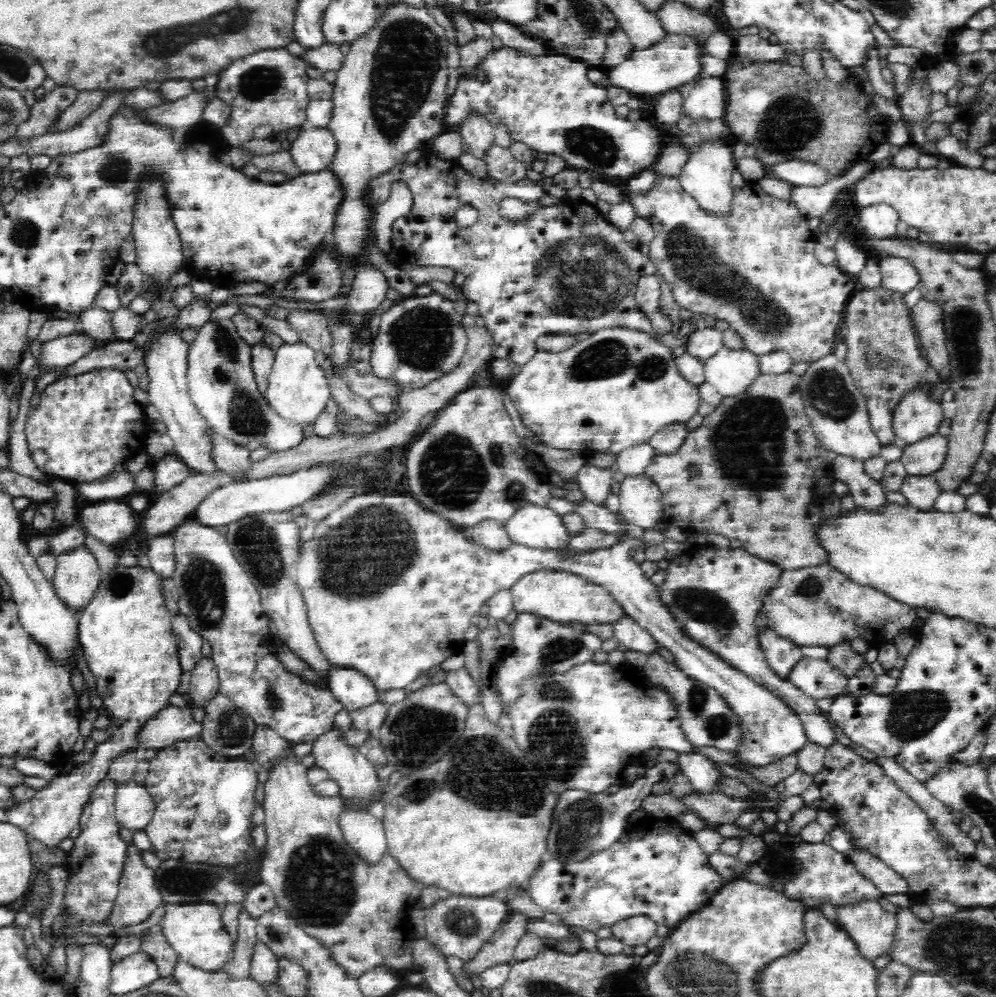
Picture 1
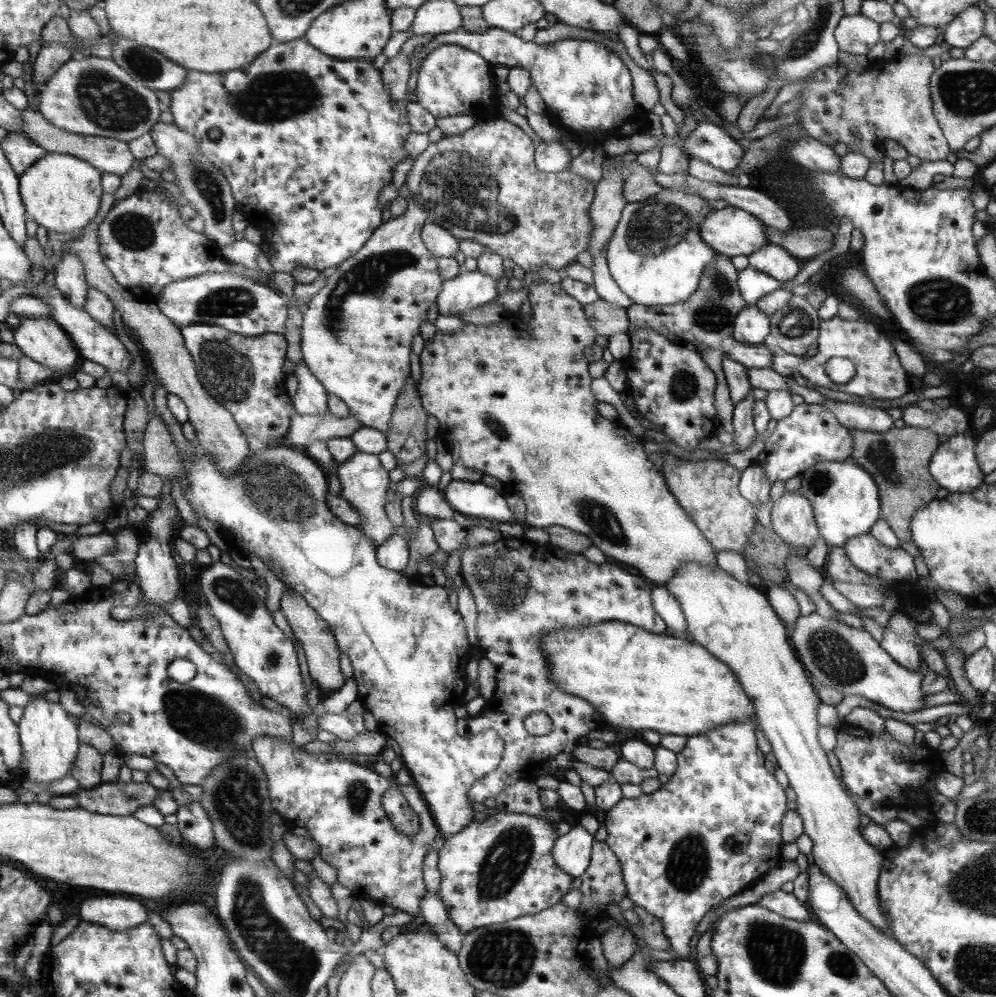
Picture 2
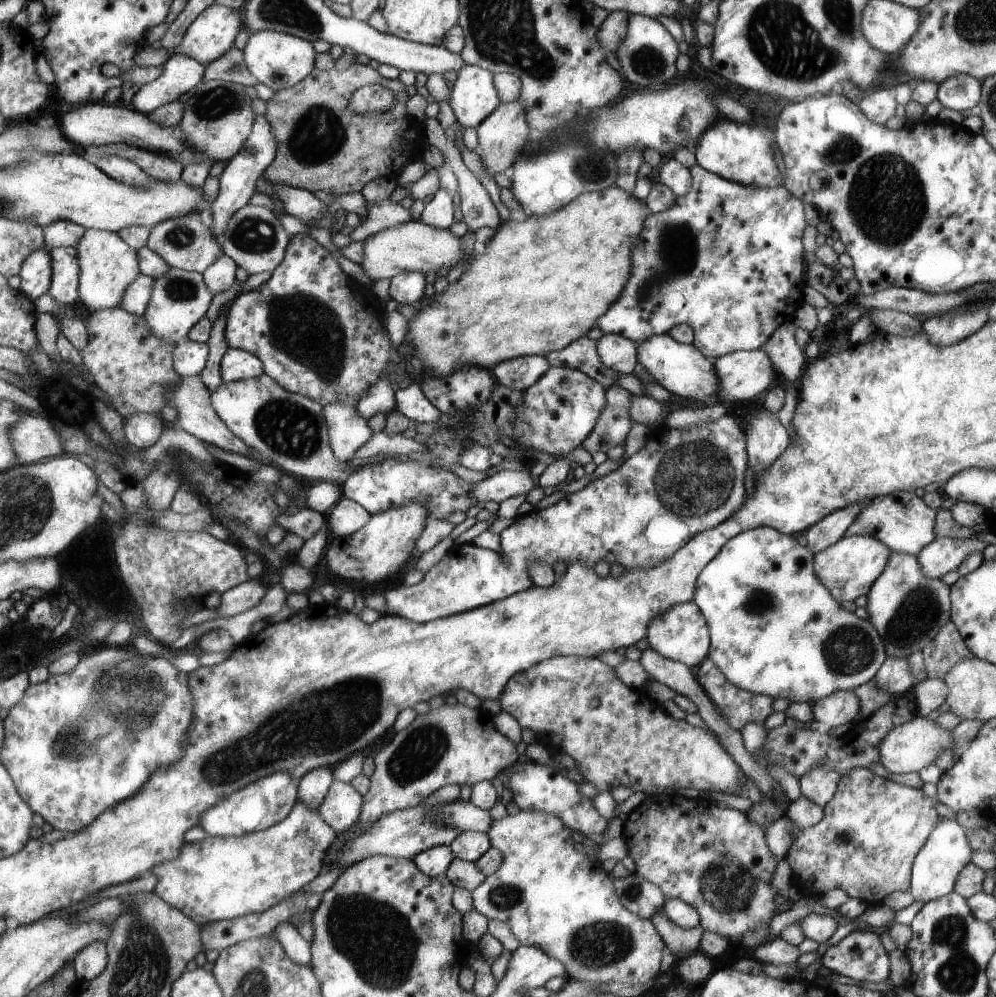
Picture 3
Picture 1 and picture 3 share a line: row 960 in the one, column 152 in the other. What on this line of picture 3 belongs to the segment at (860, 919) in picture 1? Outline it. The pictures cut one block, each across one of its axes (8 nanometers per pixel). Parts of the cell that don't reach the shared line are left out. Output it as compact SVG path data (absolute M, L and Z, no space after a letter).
M297 801L288 817L263 831L248 833L241 837L207 835L198 843L185 842L178 858L164 861L149 871L158 879L153 892L162 902L173 906L200 926L250 913L261 913L321 874L322 860L335 838L337 833L320 818L317 811L308 810Z

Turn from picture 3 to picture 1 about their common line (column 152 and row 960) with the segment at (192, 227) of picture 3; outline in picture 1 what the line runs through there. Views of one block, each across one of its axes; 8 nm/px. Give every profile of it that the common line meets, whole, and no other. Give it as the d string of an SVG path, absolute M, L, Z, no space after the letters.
M242 910L236 926L237 938L234 941L229 960L221 967L220 972L235 980L248 980L252 976L252 956L256 952L257 920Z

